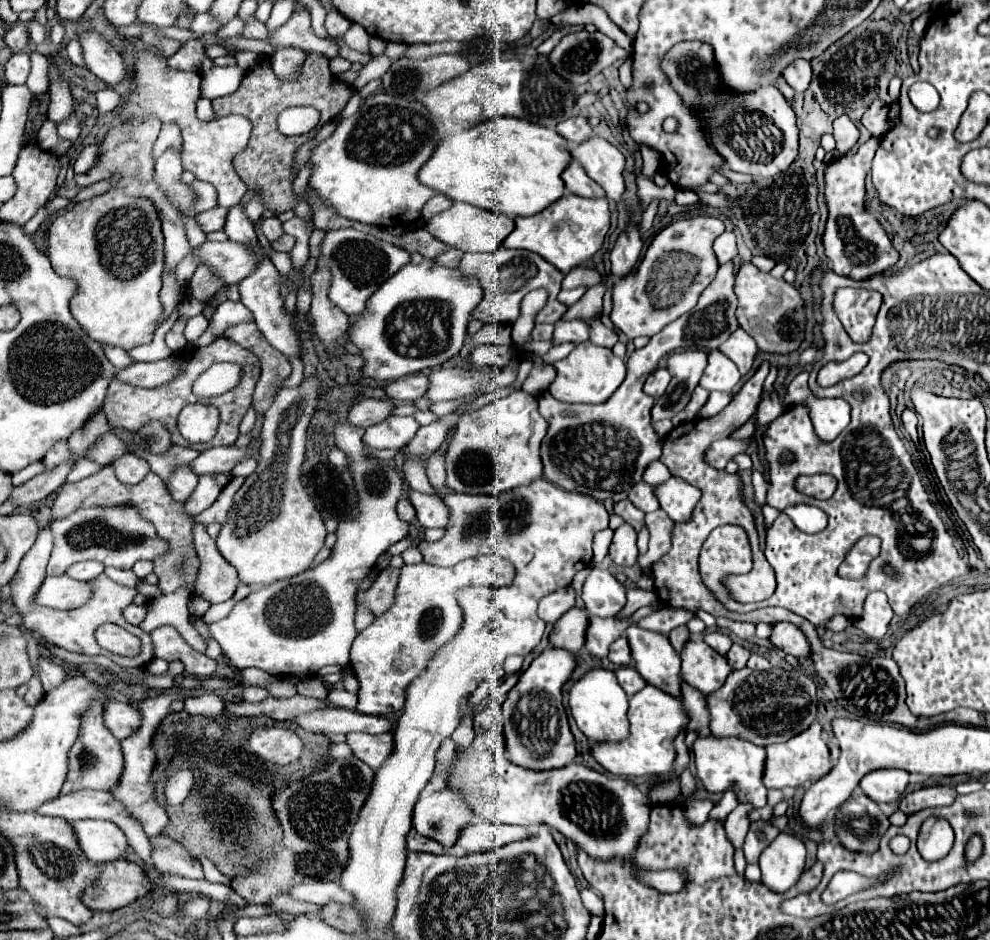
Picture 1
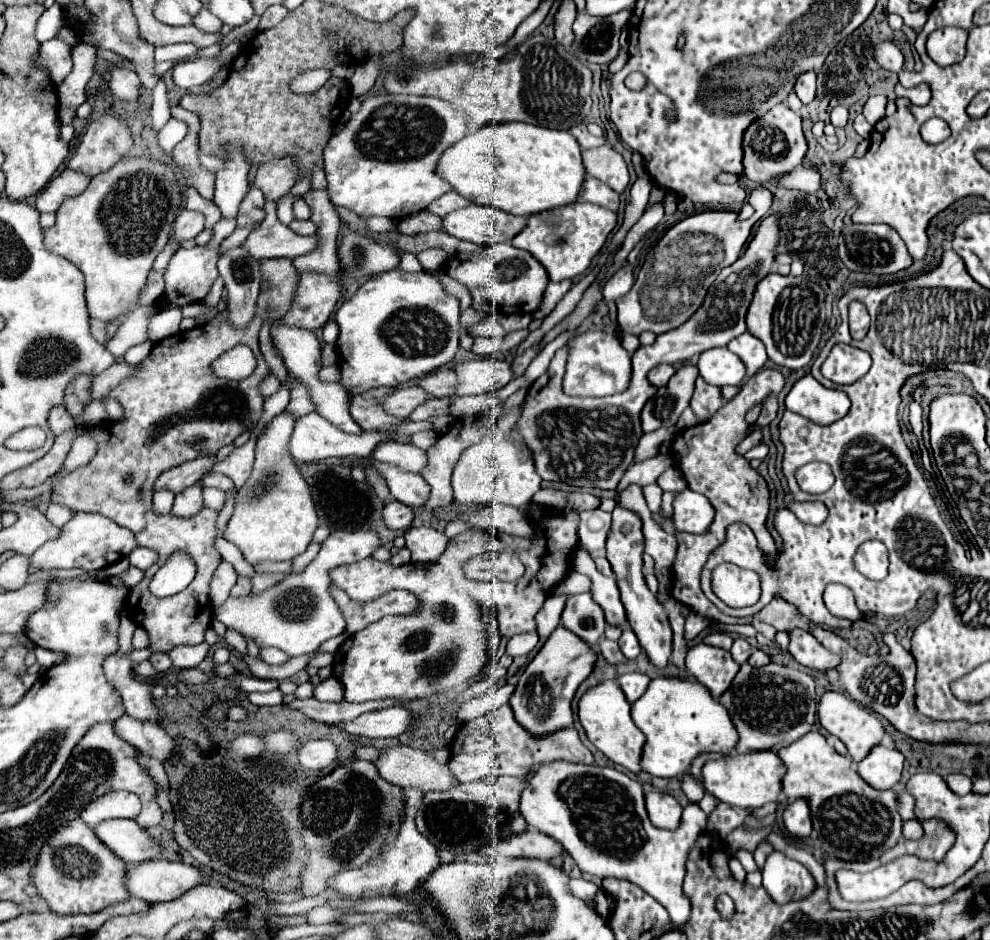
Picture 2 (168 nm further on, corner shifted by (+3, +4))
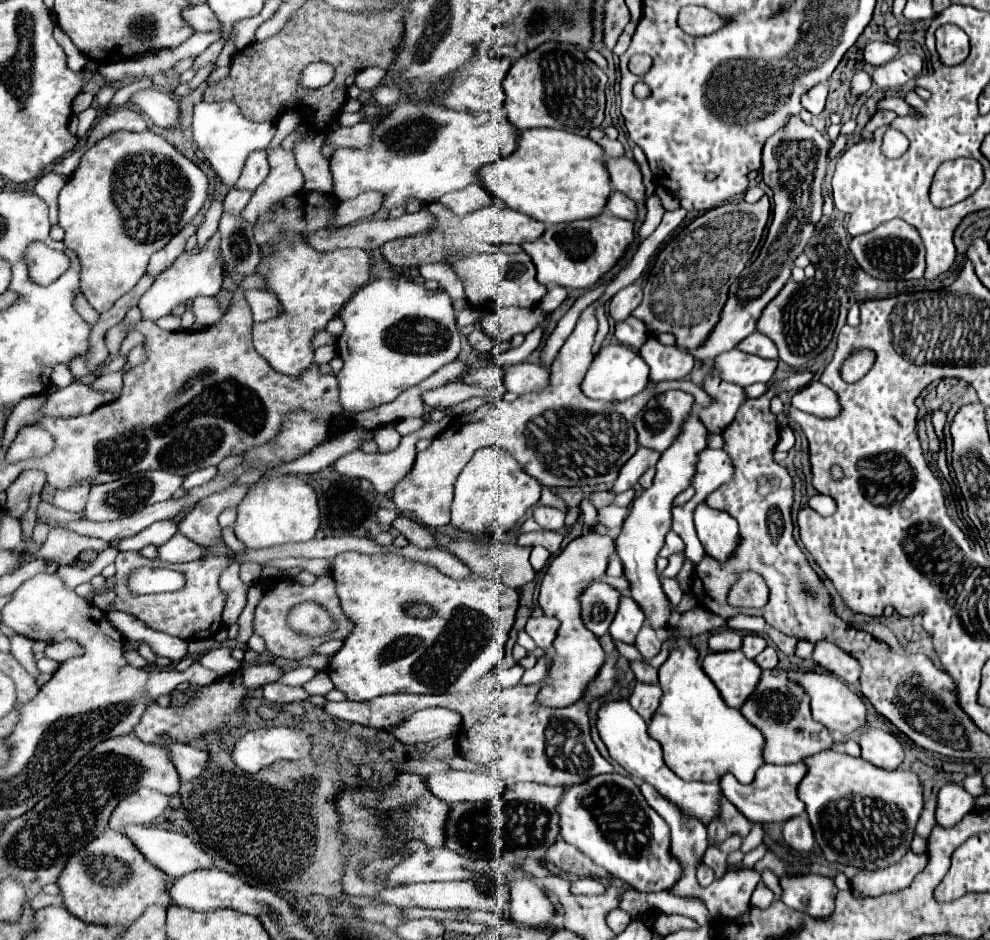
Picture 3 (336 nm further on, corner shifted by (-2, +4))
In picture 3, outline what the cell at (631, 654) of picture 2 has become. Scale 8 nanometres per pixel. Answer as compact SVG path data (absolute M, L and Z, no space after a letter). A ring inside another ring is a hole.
M646 621L644 623L644 629L640 629L640 633L638 633L636 641L634 641L634 647L642 653L644 659L652 659L660 651L660 645L662 645L660 635Z

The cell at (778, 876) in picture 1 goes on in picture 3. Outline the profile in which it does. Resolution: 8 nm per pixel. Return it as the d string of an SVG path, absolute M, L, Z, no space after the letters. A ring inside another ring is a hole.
M806 873L806 875L782 875L782 901L812 917L826 917L834 909L832 897L838 893L830 877Z

